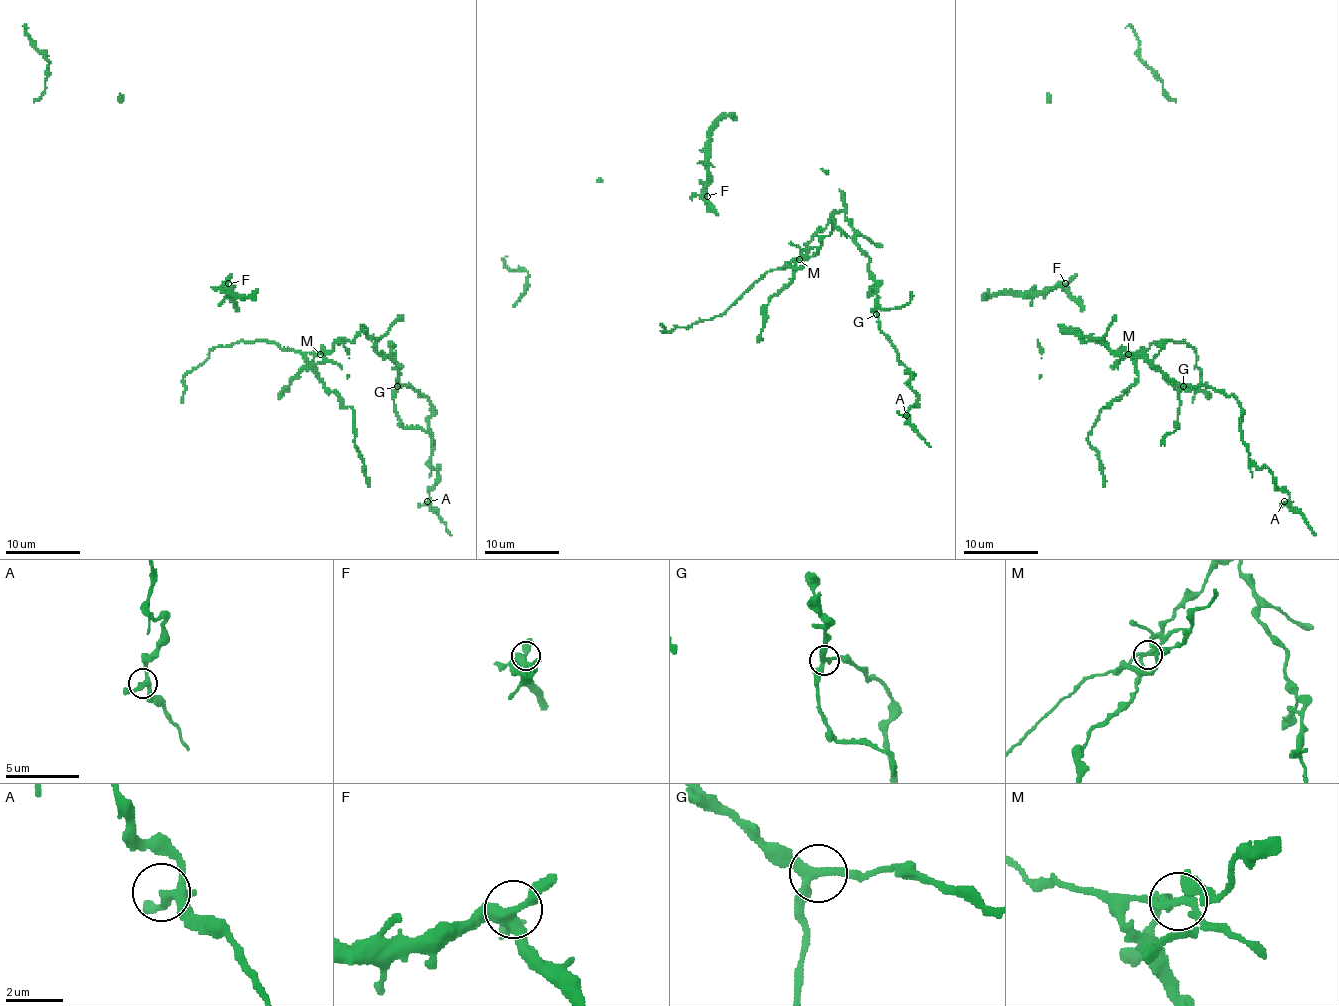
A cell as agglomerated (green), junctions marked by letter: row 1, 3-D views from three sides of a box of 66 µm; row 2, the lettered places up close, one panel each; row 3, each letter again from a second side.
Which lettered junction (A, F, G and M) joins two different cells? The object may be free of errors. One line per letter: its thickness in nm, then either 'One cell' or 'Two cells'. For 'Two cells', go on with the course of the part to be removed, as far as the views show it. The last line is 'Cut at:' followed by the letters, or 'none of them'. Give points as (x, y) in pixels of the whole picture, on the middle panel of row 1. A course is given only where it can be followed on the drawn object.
A: Thickness 240 nm. One cell
F: Thickness 360 nm. One cell
G: Thickness 260 nm. One cell
M: Thickness 260 nm. Two cells. Course of the part to remove: (798, 260), (764, 273), (722, 314), (695, 321), (688, 327), (662, 331), (664, 327), (660, 323)
Cut at: M

